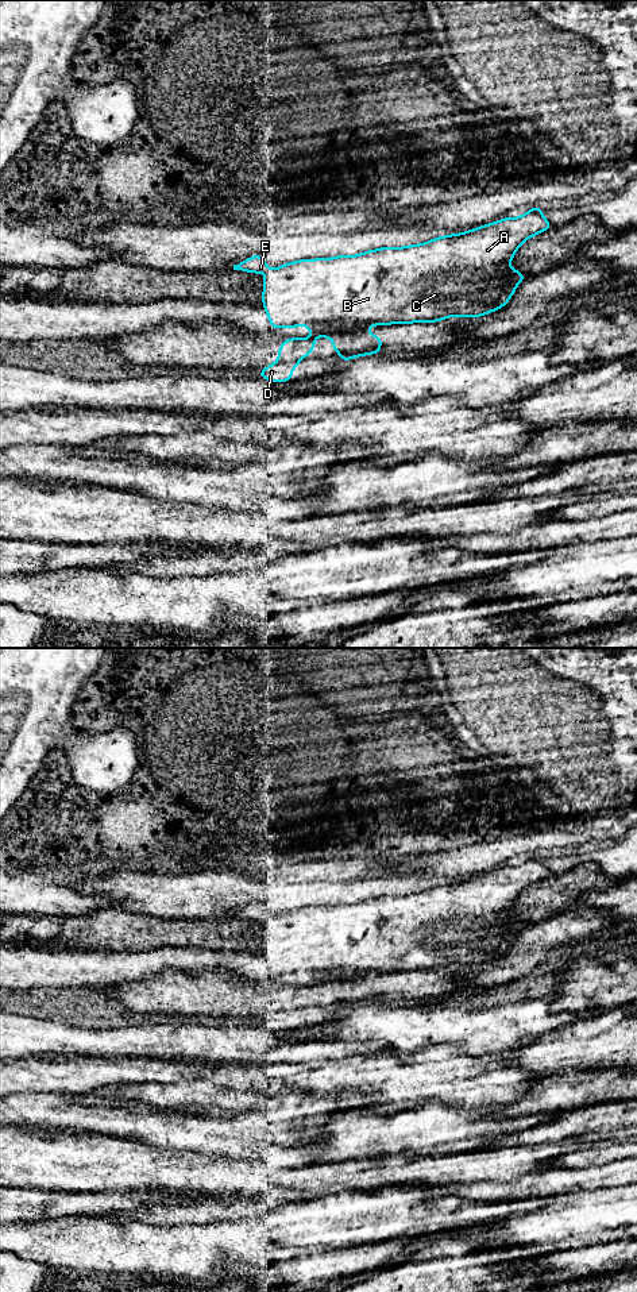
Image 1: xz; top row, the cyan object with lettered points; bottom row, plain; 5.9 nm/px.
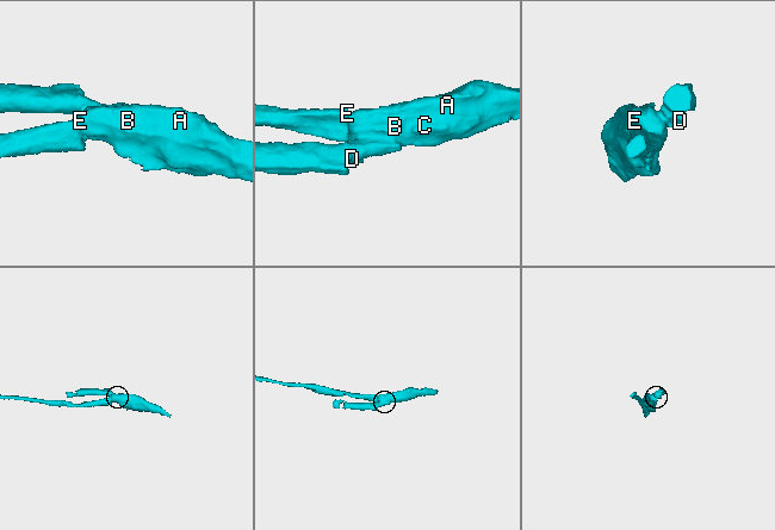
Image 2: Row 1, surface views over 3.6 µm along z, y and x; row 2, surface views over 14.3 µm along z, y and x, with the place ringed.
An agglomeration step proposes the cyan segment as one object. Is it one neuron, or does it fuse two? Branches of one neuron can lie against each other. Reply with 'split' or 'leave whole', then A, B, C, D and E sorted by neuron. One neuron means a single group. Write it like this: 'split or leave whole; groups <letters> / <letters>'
split; groups A B C E / D

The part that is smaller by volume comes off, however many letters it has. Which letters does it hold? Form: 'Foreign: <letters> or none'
Foreign: D

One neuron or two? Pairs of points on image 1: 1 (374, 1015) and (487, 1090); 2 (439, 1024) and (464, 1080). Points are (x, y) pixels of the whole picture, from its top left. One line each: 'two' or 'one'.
1: two
2: two

